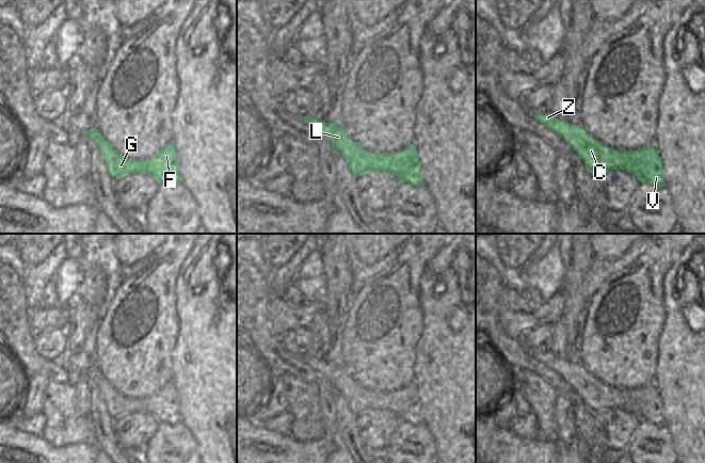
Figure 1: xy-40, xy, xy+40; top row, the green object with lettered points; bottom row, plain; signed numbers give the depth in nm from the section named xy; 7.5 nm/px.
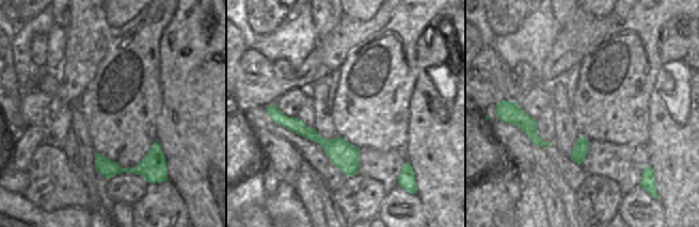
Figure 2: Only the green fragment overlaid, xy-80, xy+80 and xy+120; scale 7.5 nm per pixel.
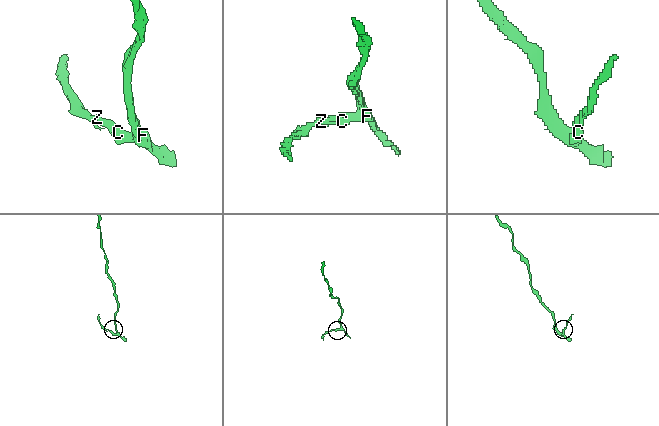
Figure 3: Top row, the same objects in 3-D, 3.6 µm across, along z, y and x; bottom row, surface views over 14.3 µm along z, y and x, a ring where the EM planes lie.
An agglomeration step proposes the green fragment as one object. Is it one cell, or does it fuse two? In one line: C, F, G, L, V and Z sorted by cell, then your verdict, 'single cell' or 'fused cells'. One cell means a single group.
groups C G L Z / F V; fused cells

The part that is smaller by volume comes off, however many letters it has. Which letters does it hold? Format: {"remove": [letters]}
{"remove": ["C", "G", "L", "Z"]}

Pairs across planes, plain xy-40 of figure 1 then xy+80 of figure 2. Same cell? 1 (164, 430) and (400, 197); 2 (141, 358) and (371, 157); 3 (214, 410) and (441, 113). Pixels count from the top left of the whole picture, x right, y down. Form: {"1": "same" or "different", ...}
{"1": "same", "2": "different", "3": "same"}

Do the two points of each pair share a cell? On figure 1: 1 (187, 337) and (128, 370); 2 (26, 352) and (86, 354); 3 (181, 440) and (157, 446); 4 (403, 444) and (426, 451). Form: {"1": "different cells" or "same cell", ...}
{"1": "different cells", "2": "different cells", "3": "same cell", "4": "same cell"}

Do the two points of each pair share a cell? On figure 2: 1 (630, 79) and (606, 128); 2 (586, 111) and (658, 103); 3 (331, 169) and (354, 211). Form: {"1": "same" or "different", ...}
{"1": "same", "2": "different", "3": "different"}

